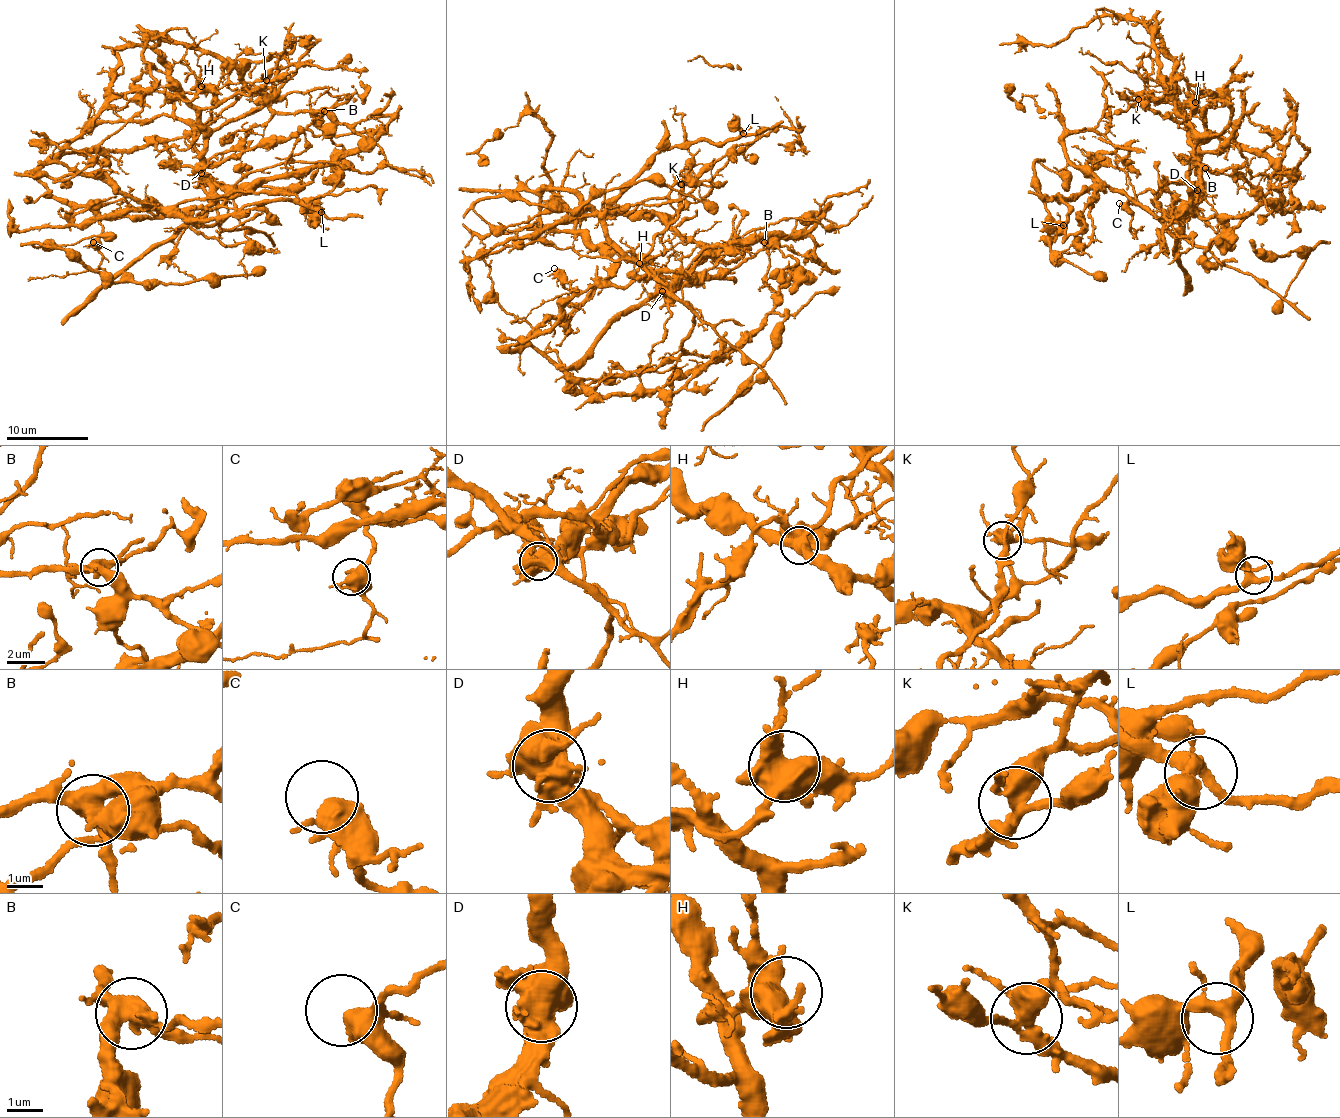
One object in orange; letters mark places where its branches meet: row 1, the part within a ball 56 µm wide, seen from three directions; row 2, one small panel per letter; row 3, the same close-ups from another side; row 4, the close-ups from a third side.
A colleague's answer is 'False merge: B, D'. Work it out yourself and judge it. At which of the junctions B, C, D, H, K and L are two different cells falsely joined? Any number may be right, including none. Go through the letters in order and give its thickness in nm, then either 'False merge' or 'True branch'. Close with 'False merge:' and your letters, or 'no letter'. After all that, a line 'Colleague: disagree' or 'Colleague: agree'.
B: Thickness 480 nm. False merge
C: Thickness 360 nm. True branch
D: Thickness 650 nm. False merge
H: Thickness 500 nm. True branch
K: Thickness 400 nm. False merge
L: Thickness 360 nm. True branch
False merge: B, D, K
Colleague: disagree

